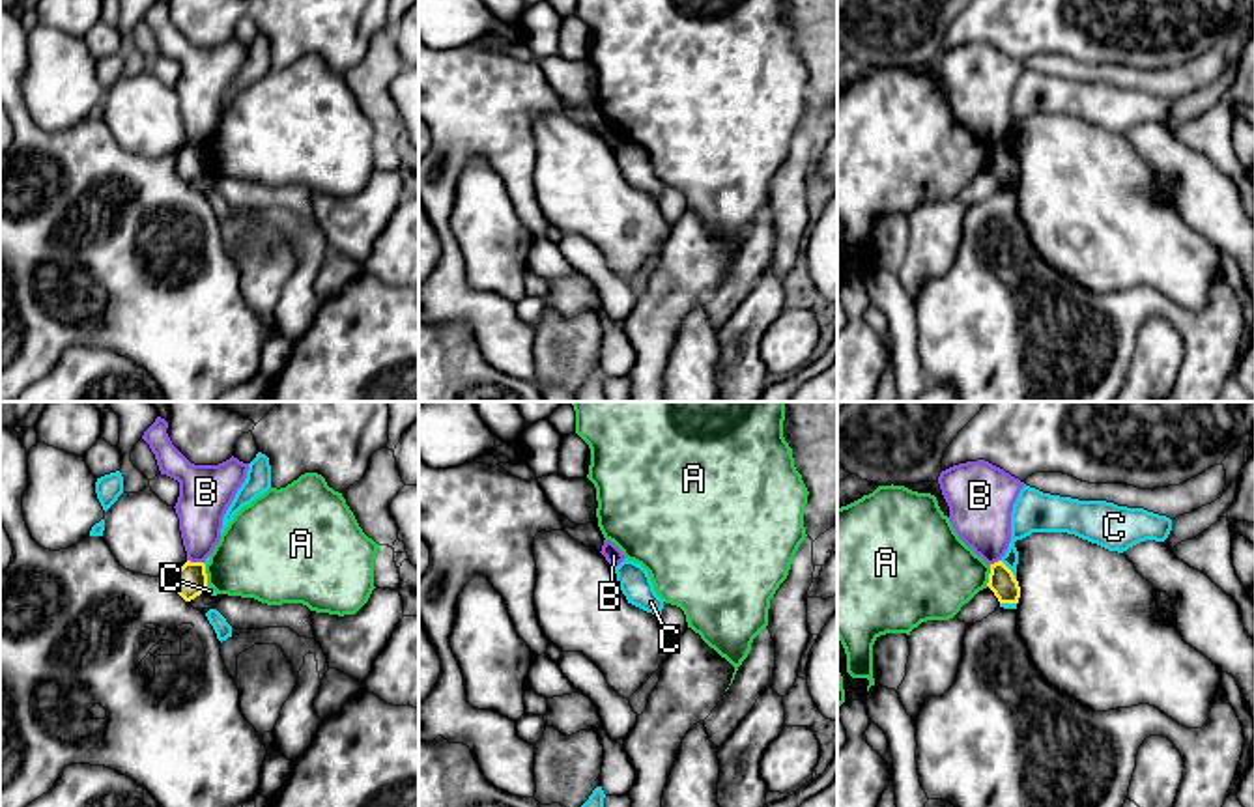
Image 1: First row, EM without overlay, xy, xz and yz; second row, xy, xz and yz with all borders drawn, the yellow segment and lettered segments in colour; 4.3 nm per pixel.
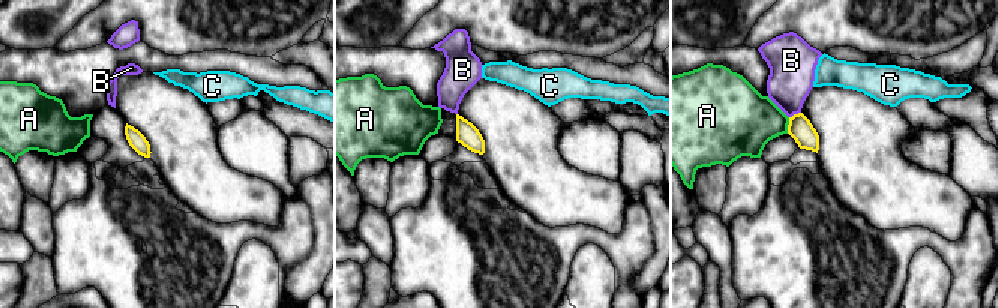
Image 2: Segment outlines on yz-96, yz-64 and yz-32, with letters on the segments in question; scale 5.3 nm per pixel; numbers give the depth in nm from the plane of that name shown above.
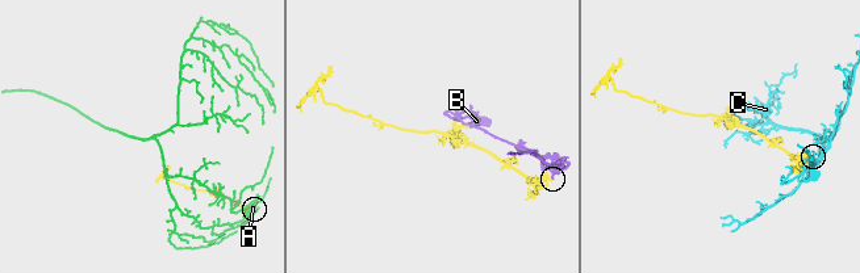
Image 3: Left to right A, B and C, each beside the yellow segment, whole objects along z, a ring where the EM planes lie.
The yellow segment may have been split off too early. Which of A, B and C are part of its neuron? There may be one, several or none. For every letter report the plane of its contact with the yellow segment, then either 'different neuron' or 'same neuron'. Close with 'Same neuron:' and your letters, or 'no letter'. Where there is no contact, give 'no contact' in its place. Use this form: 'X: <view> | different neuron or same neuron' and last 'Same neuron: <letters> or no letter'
A: xy | different neuron
B: xy | different neuron
C: yz | different neuron
Same neuron: no letter

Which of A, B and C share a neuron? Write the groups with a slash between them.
A / B / C

